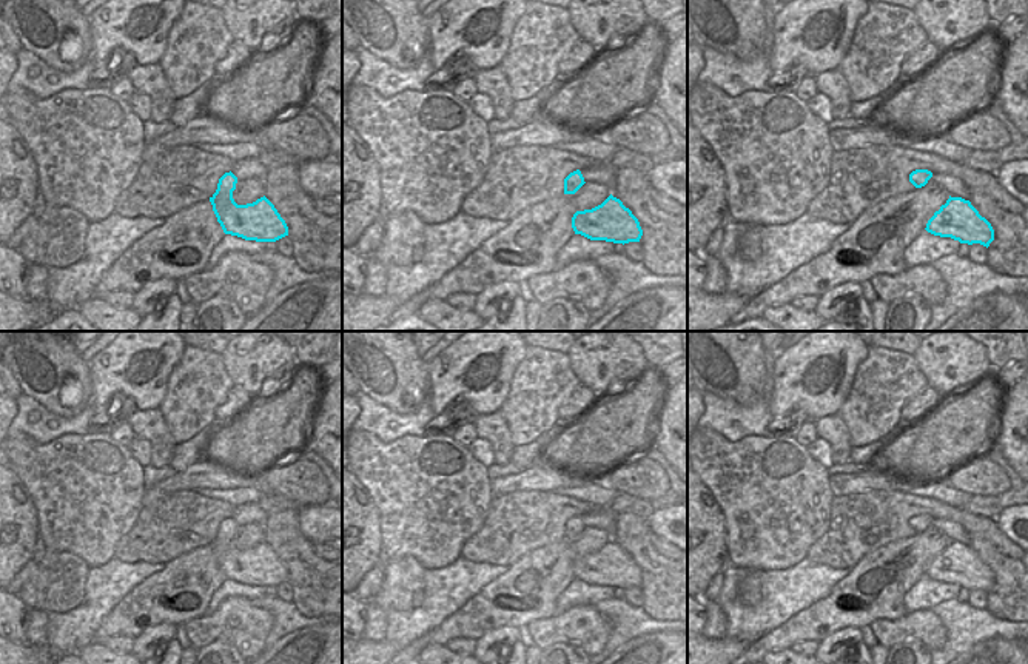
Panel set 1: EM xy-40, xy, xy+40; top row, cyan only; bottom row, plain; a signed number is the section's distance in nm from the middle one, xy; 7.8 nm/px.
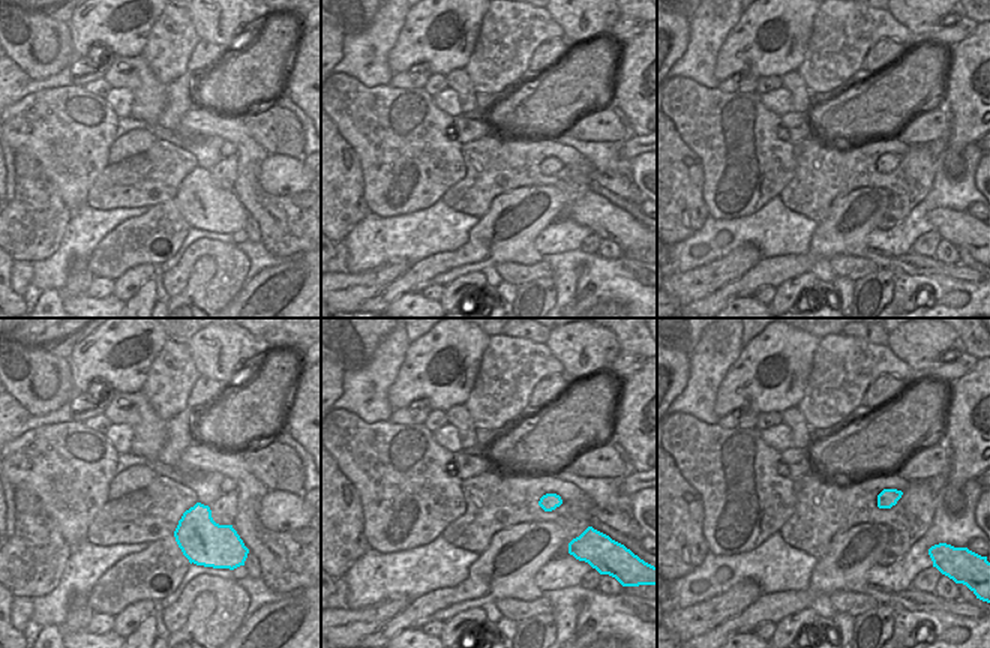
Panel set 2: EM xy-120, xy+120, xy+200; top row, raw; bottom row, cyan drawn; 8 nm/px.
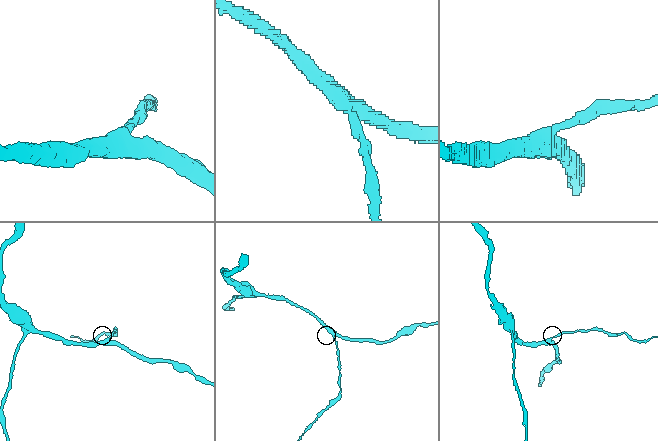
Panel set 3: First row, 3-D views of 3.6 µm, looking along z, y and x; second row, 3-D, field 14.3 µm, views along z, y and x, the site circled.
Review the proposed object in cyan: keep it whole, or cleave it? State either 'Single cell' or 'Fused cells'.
Single cell.

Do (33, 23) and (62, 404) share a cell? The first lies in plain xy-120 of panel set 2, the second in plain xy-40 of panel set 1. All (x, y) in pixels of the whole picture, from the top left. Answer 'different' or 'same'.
same

